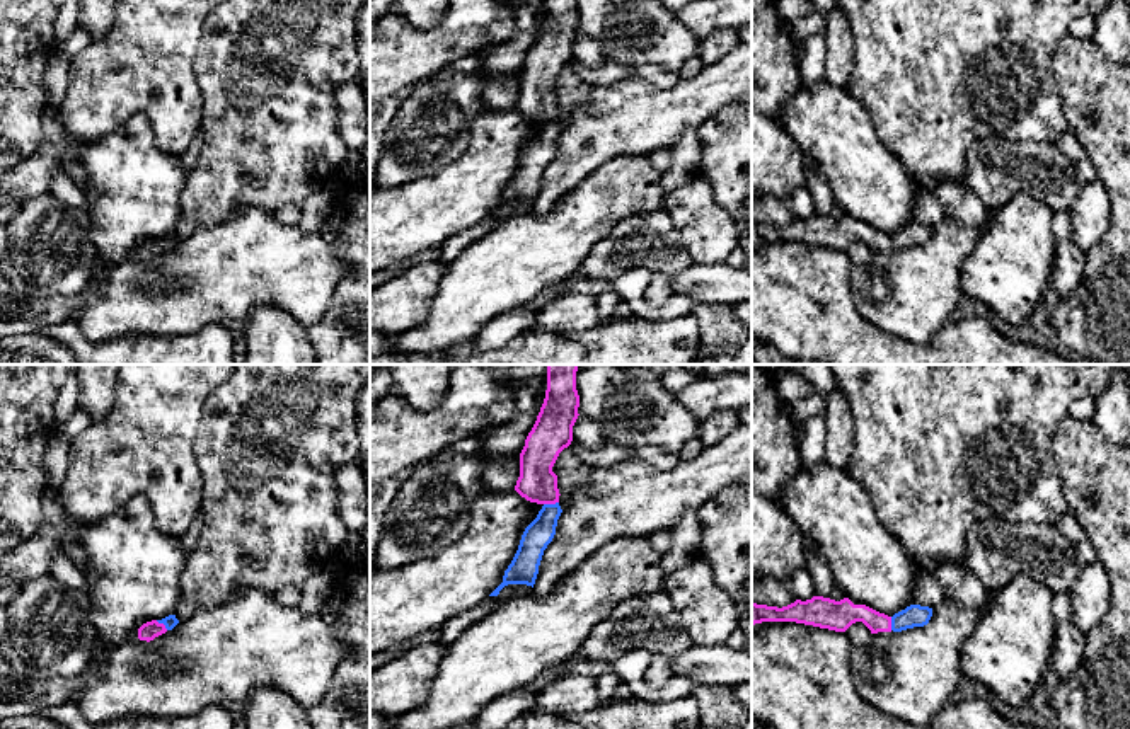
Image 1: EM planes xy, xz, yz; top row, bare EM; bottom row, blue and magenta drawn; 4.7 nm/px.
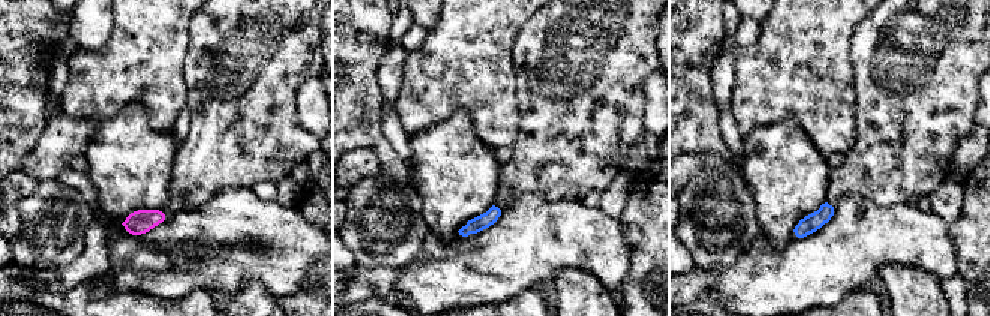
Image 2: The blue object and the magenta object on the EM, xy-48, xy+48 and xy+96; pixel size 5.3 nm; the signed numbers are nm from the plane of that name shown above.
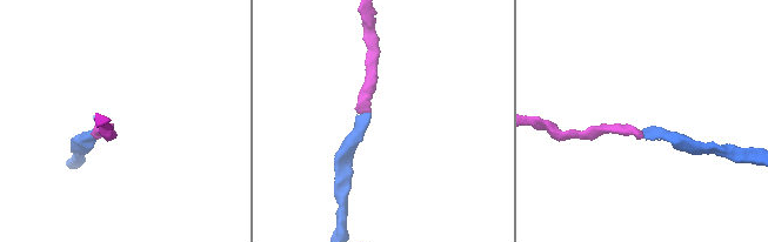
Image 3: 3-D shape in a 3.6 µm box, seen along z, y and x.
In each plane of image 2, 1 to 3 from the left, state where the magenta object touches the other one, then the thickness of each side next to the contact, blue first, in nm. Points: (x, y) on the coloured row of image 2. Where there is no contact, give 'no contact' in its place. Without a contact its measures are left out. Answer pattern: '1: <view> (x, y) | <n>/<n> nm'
1: no contact
2: no contact
3: no contact

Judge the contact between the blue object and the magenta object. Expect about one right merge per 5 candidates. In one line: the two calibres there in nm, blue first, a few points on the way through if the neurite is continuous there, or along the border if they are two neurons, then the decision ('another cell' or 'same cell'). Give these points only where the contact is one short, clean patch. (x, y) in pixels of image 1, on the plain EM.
140/180 nm | across xz (539, 152), (551, 123), (549, 114), (537, 101) | same cell

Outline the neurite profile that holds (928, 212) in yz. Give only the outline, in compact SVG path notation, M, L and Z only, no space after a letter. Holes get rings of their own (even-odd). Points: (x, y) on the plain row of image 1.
M924 189L917 196L910 223L920 223L920 225L934 227L944 220L949 220L949 216L946 215L946 211L937 203L934 192Z

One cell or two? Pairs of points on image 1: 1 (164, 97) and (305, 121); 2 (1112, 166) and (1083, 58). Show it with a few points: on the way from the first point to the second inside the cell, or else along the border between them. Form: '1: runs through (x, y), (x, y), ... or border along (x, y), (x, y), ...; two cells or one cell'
1: border along (193, 65), (201, 126); two cells
2: runs through (1112, 138), (1112, 111), (1089, 86); one cell

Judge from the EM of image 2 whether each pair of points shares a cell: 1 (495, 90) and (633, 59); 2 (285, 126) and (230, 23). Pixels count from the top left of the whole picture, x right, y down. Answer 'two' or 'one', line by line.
1: two
2: one

